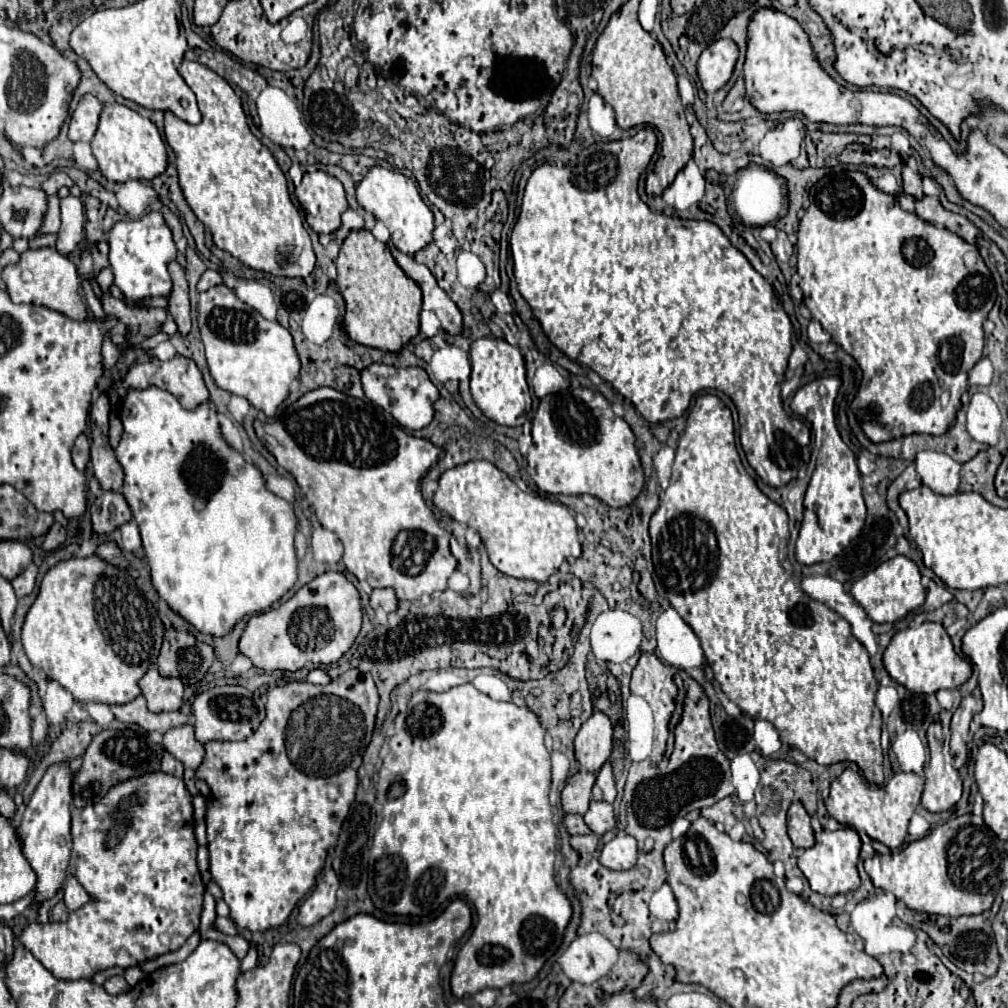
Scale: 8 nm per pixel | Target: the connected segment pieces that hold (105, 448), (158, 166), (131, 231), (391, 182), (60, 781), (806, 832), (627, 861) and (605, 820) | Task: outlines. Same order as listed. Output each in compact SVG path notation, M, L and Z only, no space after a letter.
M100 397L92 403L90 411L90 429L92 429L92 461L94 471L104 489L120 491L122 487L122 467L114 457L114 451L108 443L108 397Z
M120 103L104 105L100 115L100 125L90 145L100 165L100 171L108 181L124 183L128 179L154 179L162 175L162 171L166 171L166 163L168 163L166 145L156 125L150 119L128 109L126 105Z
M148 213L134 221L118 221L108 233L108 245L114 283L122 289L126 299L138 301L148 295L166 297L170 293L172 281L166 267L176 259L176 245L160 213Z
M372 167L364 175L364 179L356 185L356 199L360 207L370 211L376 219L380 219L390 229L390 239L398 251L406 255L416 255L420 249L432 243L434 213L424 203L416 183L410 177L384 167Z
M70 761L54 763L46 769L44 777L40 779L38 787L32 793L28 809L24 811L22 823L18 827L18 835L22 839L22 849L26 859L30 861L32 869L38 875L36 885L36 903L52 897L64 883L68 859L72 851L72 835L70 835L70 811L72 811L72 779L76 771L72 769Z
M800 801L790 805L788 811L788 837L796 849L808 849L814 845L814 831L810 827L810 815Z
M618 833L610 843L602 847L600 863L614 871L632 869L636 865L636 853L636 839L626 833Z
M592 801L590 809L584 813L584 821L594 835L604 835L616 825L614 809L606 801Z

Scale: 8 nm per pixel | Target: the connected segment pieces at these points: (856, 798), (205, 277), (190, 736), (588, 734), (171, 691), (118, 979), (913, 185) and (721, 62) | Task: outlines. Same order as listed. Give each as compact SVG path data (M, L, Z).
M848 767L840 777L832 781L826 809L838 823L852 829L862 829L870 839L876 839L890 849L896 849L906 839L908 821L920 805L922 789L924 779L916 773L896 773L886 785L878 786L864 781L864 777L856 769Z
M206 269L206 271L202 273L202 277L200 277L200 281L198 281L196 289L198 289L198 291L206 291L206 289L210 289L210 287L218 285L218 283L222 283L220 275L218 275L216 271L212 271L212 269Z
M190 723L166 731L162 737L162 745L170 755L182 761L184 767L196 769L204 759L204 745L196 741L194 727Z
M596 711L586 723L582 723L574 739L576 761L582 769L596 773L612 753L612 723L610 719Z
M150 667L138 681L142 695L146 697L148 709L158 711L178 711L182 705L184 683L178 677L162 677L156 667Z
M114 975L114 977L112 977L112 983L104 983L104 989L106 989L108 993L116 995L116 993L124 993L124 991L128 991L130 987L128 987L128 983L124 981L122 975Z
M904 167L904 169L902 169L902 181L904 181L904 185L902 185L904 193L912 195L914 199L922 199L922 197L924 197L924 193L922 193L922 177L920 177L920 173L916 173L916 171Z
M718 39L708 45L696 63L700 85L706 93L714 93L726 85L738 59L738 49L732 39Z

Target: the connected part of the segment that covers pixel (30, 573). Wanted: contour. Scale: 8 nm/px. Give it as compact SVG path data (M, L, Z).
M30 563L20 575L16 575L12 579L12 587L14 587L14 591L16 591L18 597L24 597L24 595L32 593L34 583L36 583L36 573L38 573L38 567L34 563Z

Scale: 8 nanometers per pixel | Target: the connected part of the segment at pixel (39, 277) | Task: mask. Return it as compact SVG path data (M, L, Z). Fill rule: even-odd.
M42 247L42 249L26 249L20 255L20 261L14 265L4 267L2 279L8 287L8 295L14 303L30 303L30 305L42 305L52 311L58 311L74 321L86 321L90 319L90 309L82 297L80 277L76 271L76 265L68 255L62 255L54 247Z

